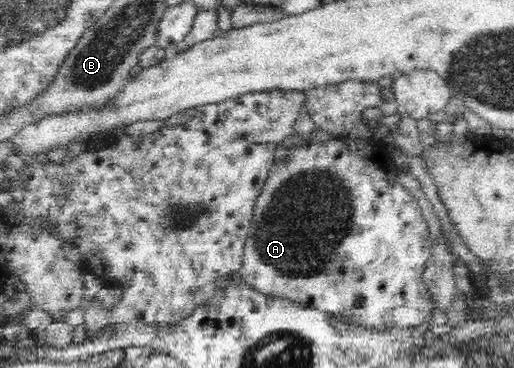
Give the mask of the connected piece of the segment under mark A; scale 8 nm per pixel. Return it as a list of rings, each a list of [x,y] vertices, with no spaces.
[[[377,135],[365,138],[350,138],[347,136],[332,136],[330,141],[317,143],[297,142],[288,149],[284,161],[277,161],[270,170],[268,180],[265,182],[254,208],[252,225],[248,239],[243,249],[243,266],[239,271],[241,281],[252,286],[264,295],[278,295],[284,299],[292,299],[302,303],[304,307],[312,307],[328,313],[340,313],[344,320],[364,327],[372,327],[376,331],[384,329],[386,325],[398,327],[416,327],[420,323],[430,321],[432,311],[437,309],[437,303],[428,291],[423,280],[423,273],[430,259],[432,251],[432,238],[428,231],[428,223],[422,216],[419,201],[398,183],[398,166],[395,164],[390,147]]]

